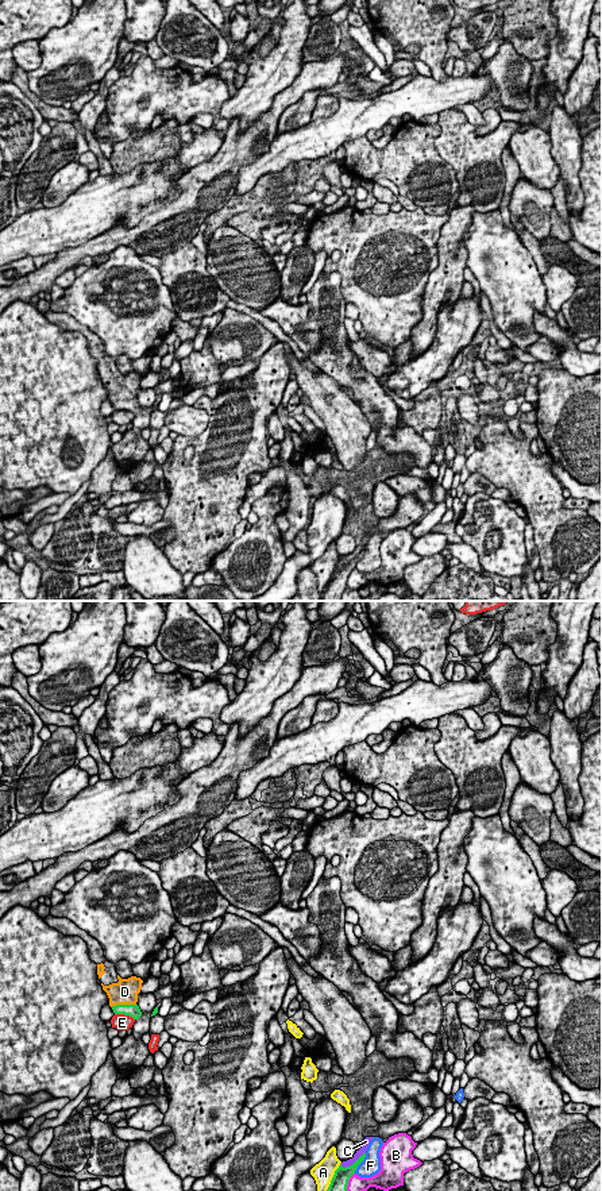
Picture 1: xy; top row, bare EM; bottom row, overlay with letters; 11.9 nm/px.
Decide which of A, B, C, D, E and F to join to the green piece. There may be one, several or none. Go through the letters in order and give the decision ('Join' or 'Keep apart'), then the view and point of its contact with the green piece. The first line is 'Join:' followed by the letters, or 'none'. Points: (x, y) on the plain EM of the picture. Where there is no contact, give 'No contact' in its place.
Join: D
A: Keep apart. Touches green at xy (334, 570)
B: Keep apart. Touches green at xy (347, 577)
C: Keep apart. Touches green at xy (354, 558)
D: Join. Touches green at xy (123, 400)
E: Keep apart. Touches green at xy (124, 409)
F: Keep apart. Touches green at xy (361, 557)

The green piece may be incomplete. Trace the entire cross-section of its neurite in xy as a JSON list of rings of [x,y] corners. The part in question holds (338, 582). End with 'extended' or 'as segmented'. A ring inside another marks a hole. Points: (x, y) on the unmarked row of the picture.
[[[363,548],[352,560],[346,563],[343,563],[340,558],[320,601],[341,601],[343,591],[347,587],[348,575],[355,568],[358,560],[364,555],[364,552],[366,548]]]; as segmented

